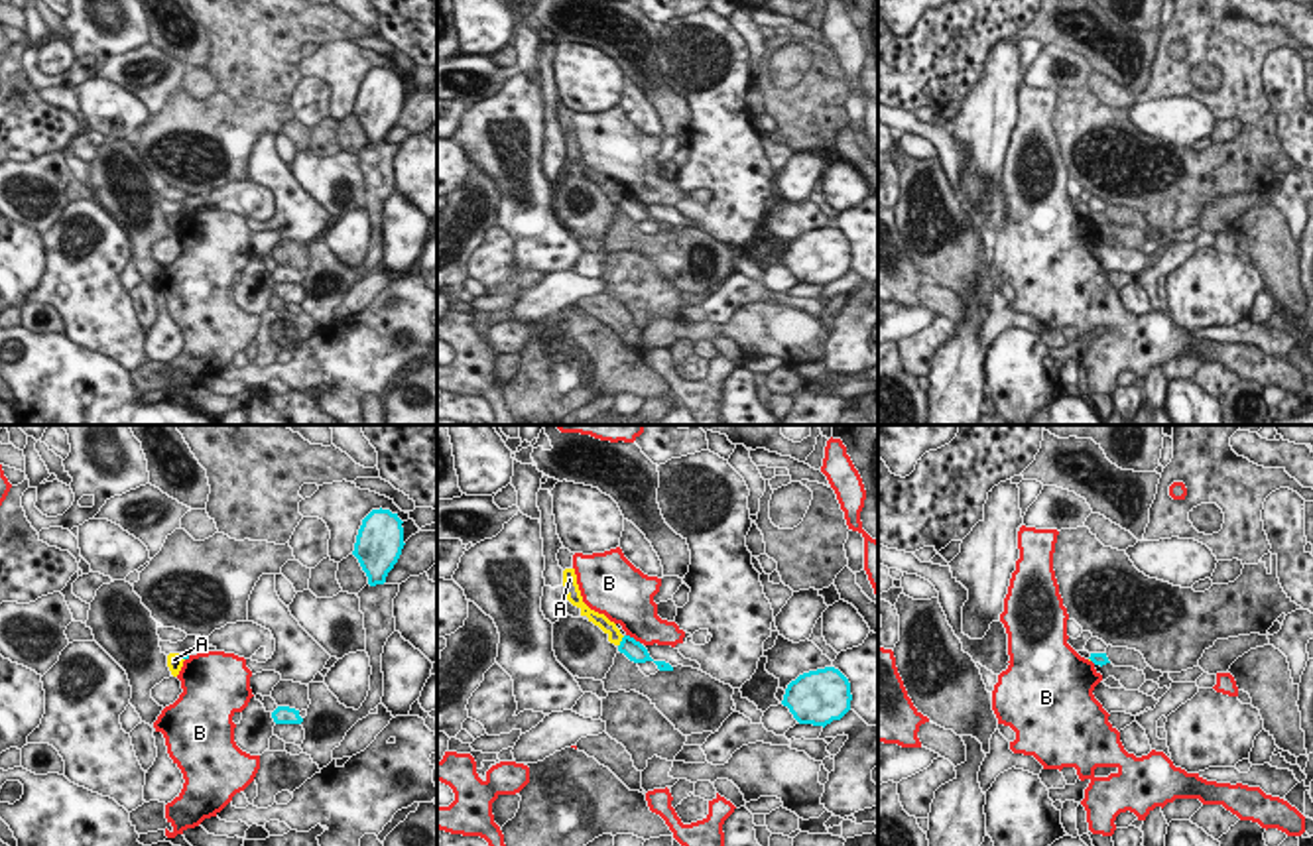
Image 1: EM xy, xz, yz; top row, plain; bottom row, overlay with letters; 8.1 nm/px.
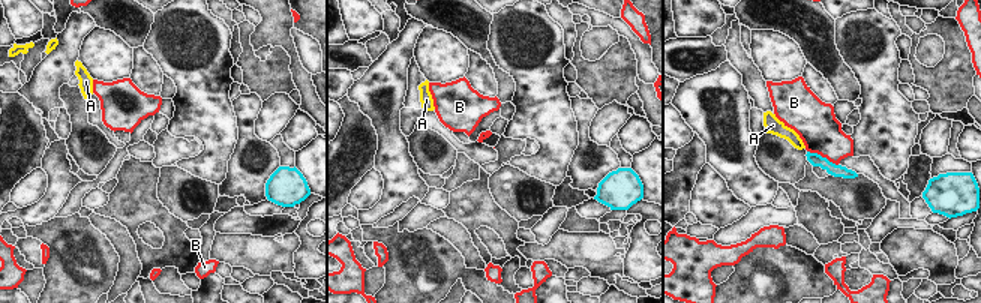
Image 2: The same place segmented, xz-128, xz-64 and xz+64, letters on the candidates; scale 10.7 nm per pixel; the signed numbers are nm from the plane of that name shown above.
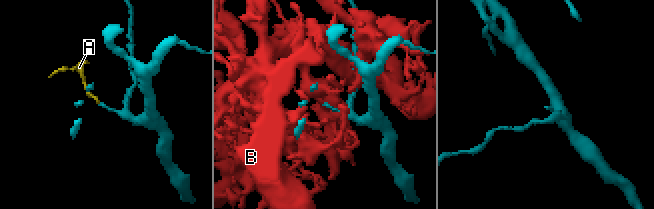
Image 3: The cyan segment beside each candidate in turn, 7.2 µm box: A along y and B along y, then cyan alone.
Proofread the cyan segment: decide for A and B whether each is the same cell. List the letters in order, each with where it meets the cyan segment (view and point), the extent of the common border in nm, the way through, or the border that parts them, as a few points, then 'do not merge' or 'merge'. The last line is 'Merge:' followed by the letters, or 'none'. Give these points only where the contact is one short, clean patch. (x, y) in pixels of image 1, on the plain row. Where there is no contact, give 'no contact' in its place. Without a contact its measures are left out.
A: xz (621, 201) | 110 nm | along xz (625, 195), (619, 205) | do not merge
B: xz (632, 197) | 150 nm | do not merge
Merge: none

